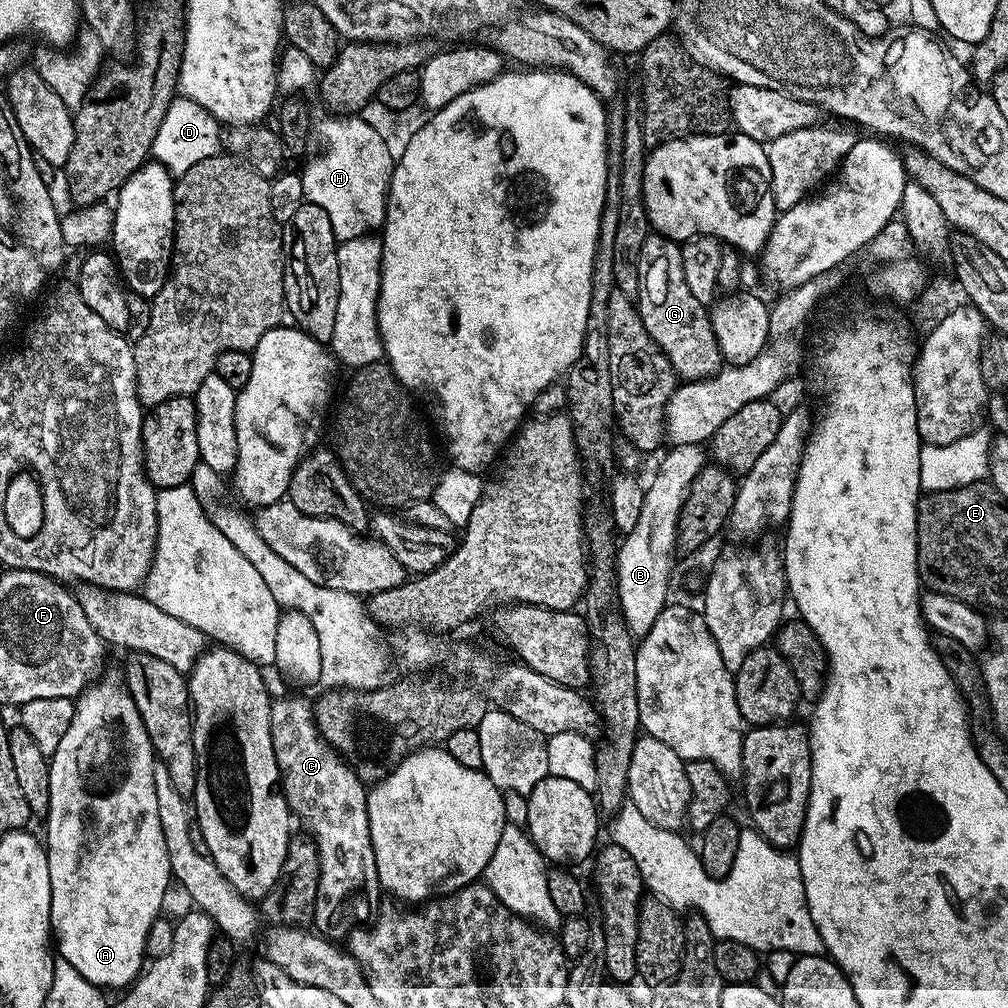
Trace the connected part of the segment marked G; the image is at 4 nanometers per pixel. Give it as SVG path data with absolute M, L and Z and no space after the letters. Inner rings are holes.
M650 234L640 255L640 295L638 307L646 334L664 351L670 366L681 381L704 380L719 372L725 363L718 338L712 329L709 309L686 286L682 271L681 245L659 234Z

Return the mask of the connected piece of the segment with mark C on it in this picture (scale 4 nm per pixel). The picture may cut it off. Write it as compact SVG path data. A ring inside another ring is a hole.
M300 696L273 699L270 726L274 754L280 767L284 799L288 801L291 815L295 819L297 816L304 823L303 831L314 841L316 856L320 860L318 894L314 906L316 915L314 928L319 935L333 942L340 942L357 928L367 925L377 909L381 907L379 904L382 889L378 878L378 866L374 862L374 846L370 842L366 785L364 781L357 778L355 770L349 766L348 761L343 759L332 745L324 741L311 699L303 700Z

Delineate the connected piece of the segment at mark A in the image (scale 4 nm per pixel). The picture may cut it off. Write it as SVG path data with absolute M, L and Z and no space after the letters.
M116 676L110 677L109 680L102 680L89 684L80 693L75 701L73 720L66 734L62 734L62 742L58 742L58 750L54 750L48 766L50 802L46 817L46 823L48 823L46 851L50 866L50 918L52 919L54 948L59 959L70 962L70 966L74 966L74 970L78 970L78 974L82 974L82 978L86 978L86 982L90 982L95 988L124 990L136 983L137 977L145 967L148 935L151 934L152 923L161 915L160 907L164 904L168 883L171 885L174 877L170 870L170 858L166 854L166 838L162 838L162 822L158 822L158 798L154 786L154 766L158 761L153 753L152 743L146 734L134 698L128 693L121 677L120 680Z

